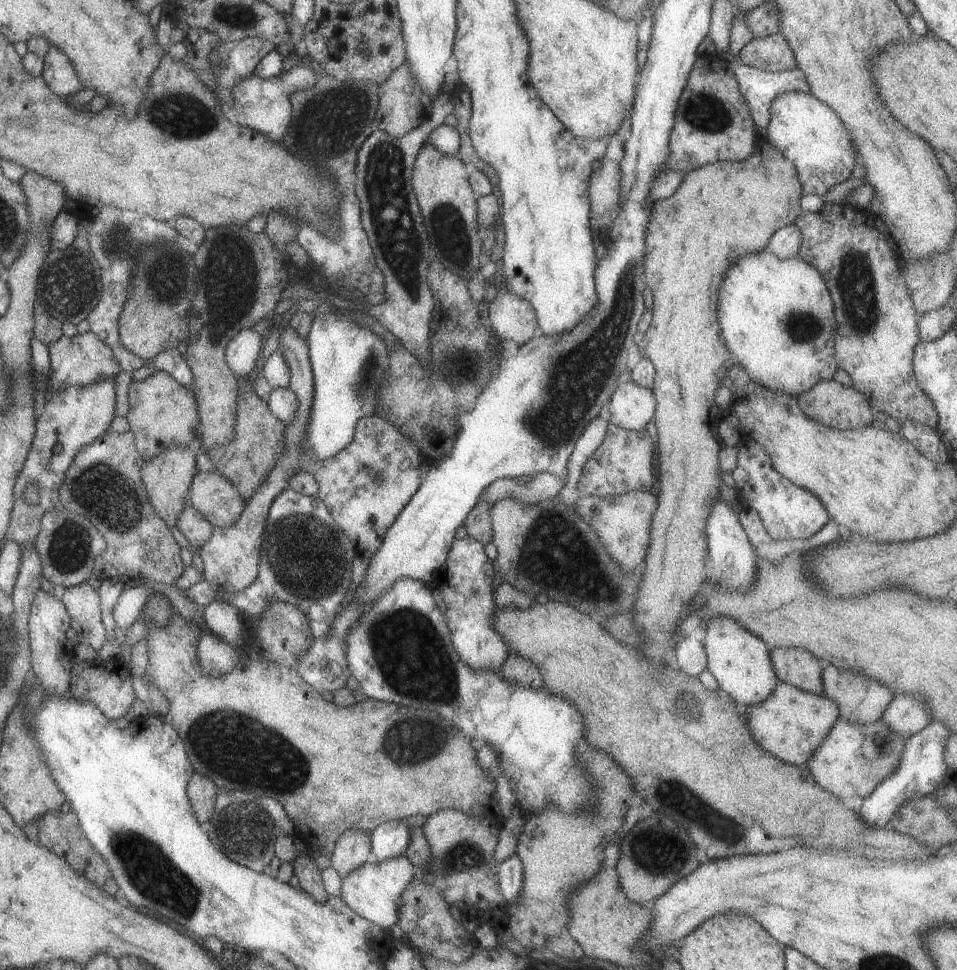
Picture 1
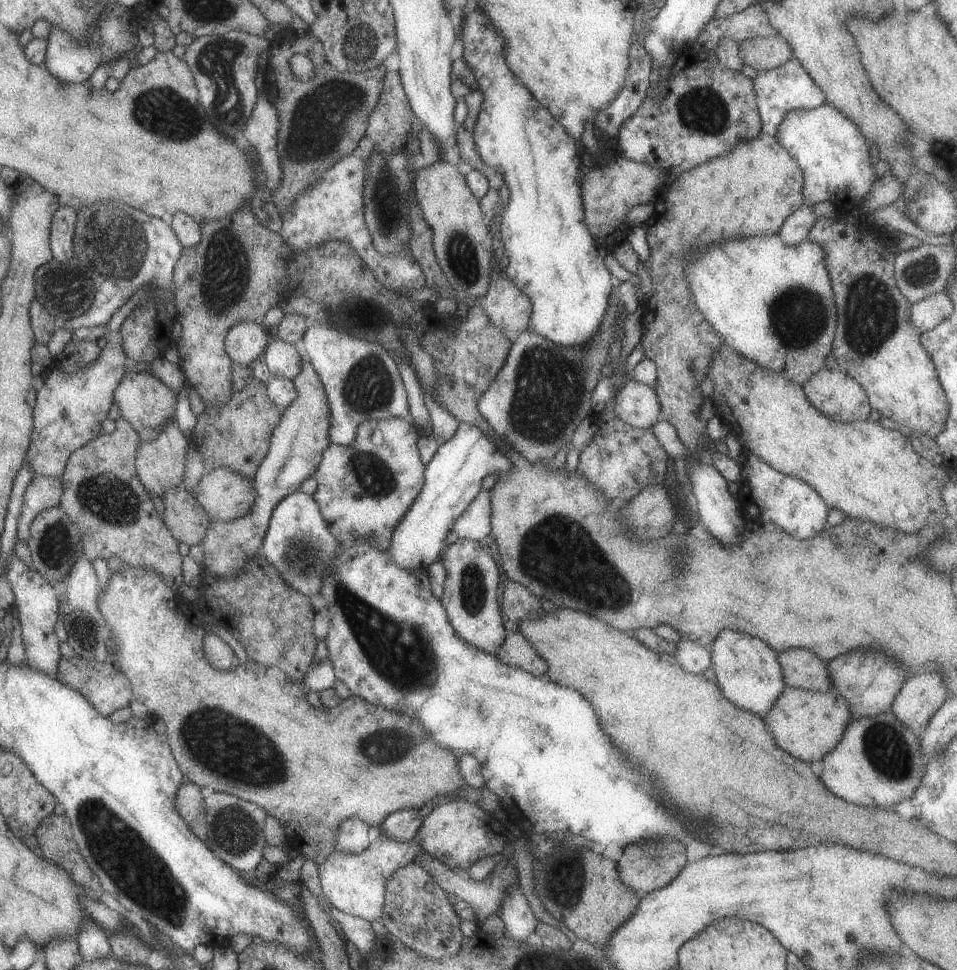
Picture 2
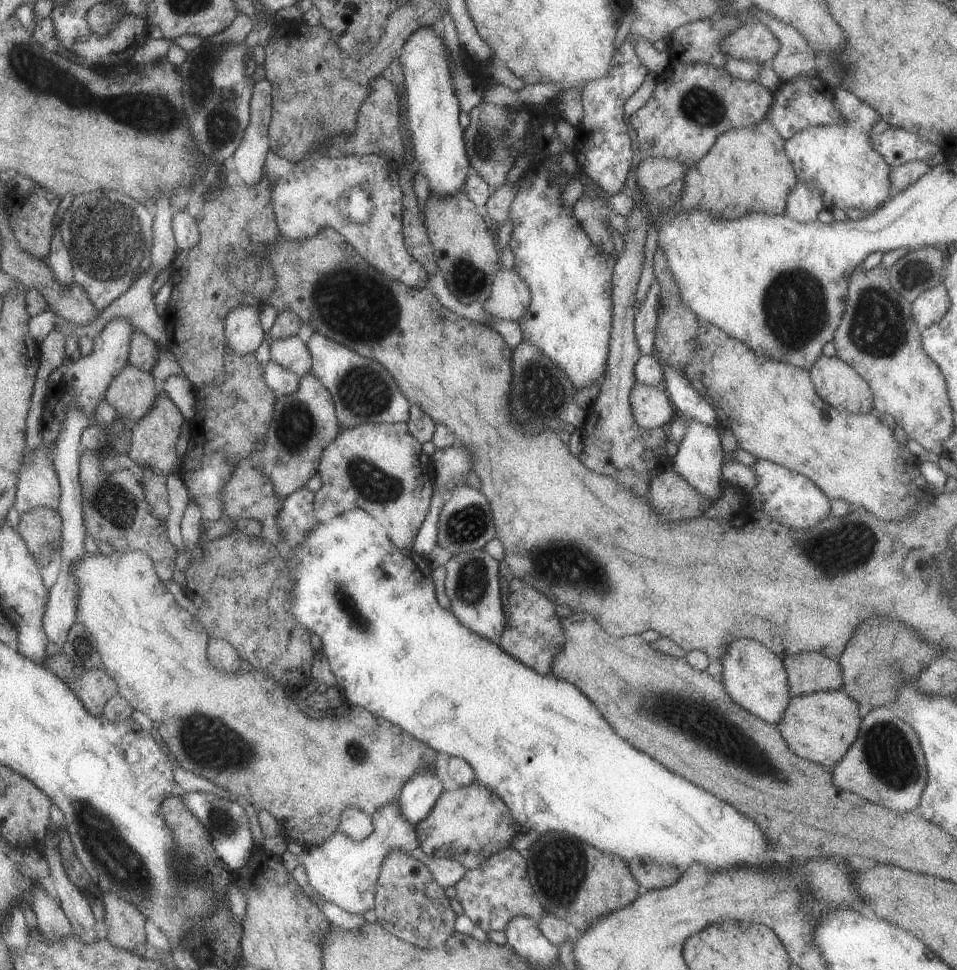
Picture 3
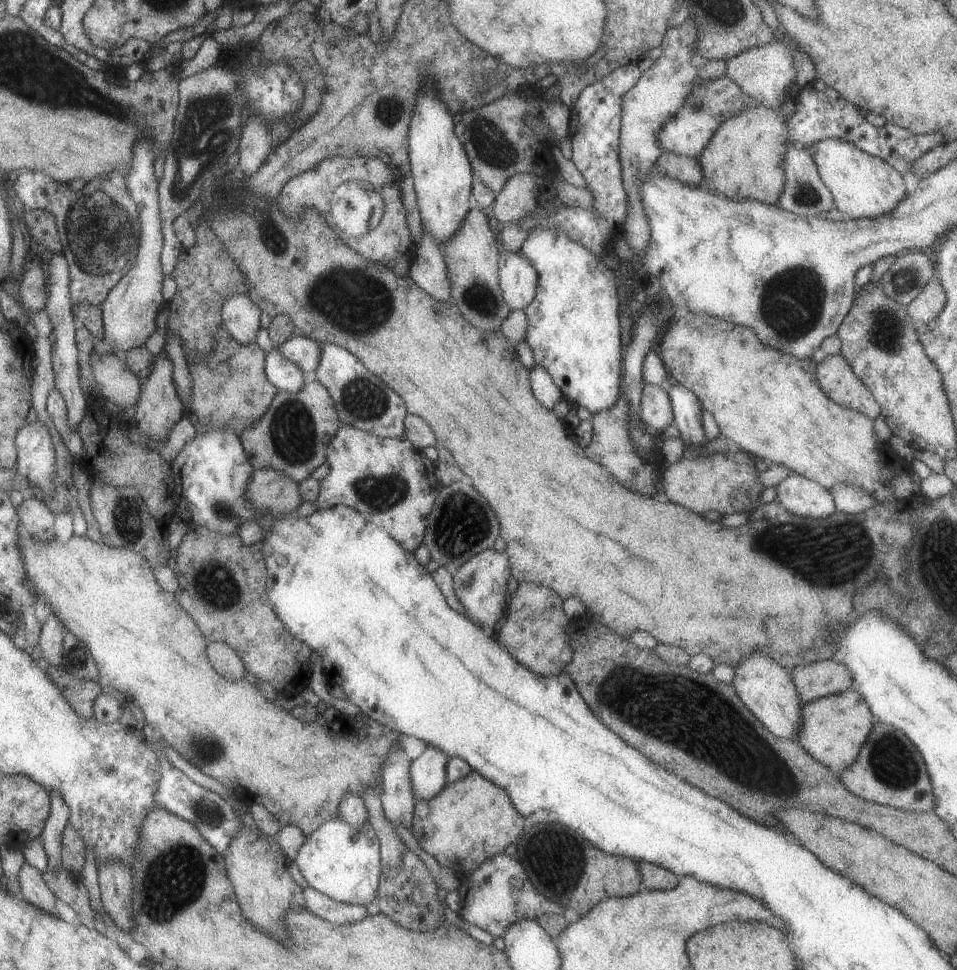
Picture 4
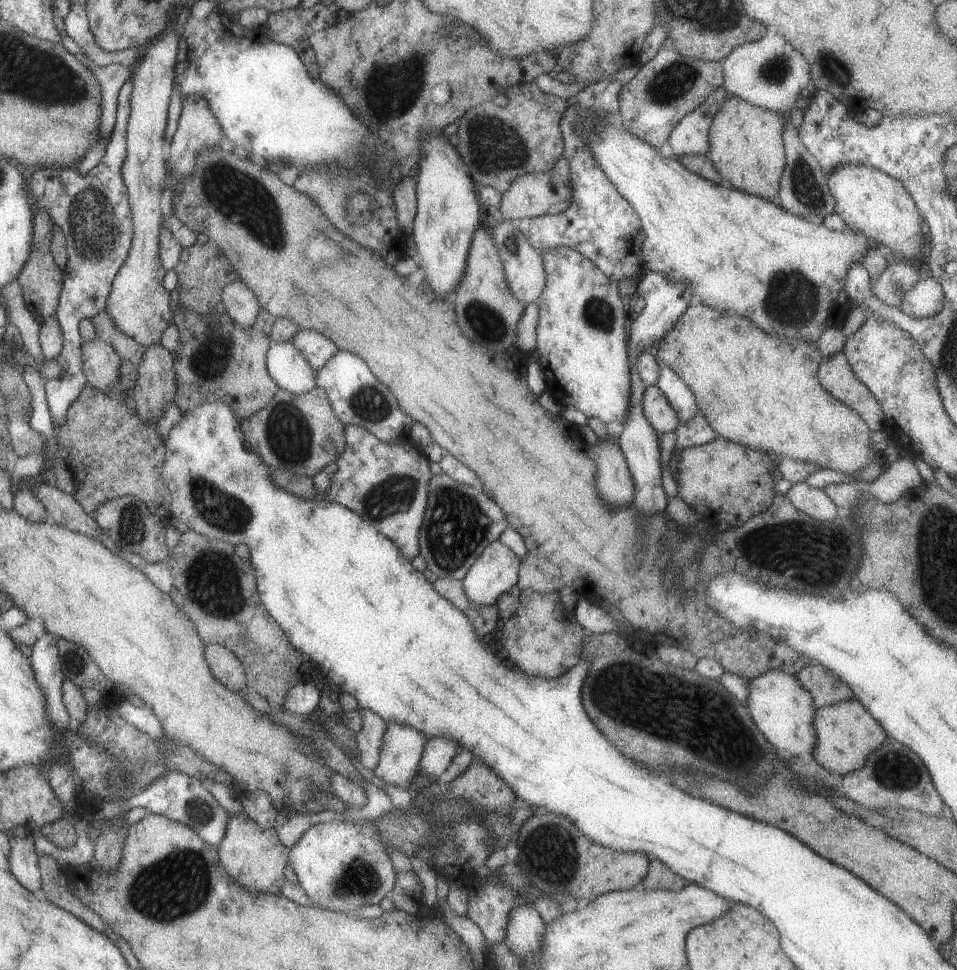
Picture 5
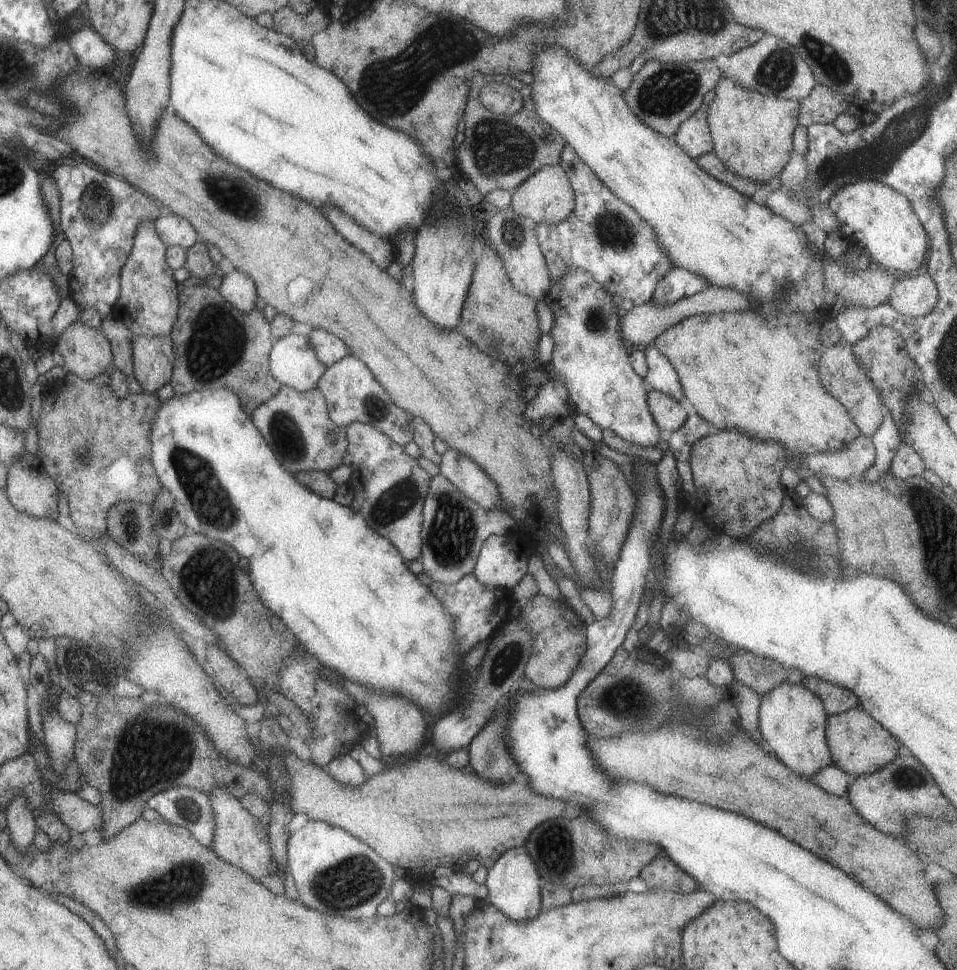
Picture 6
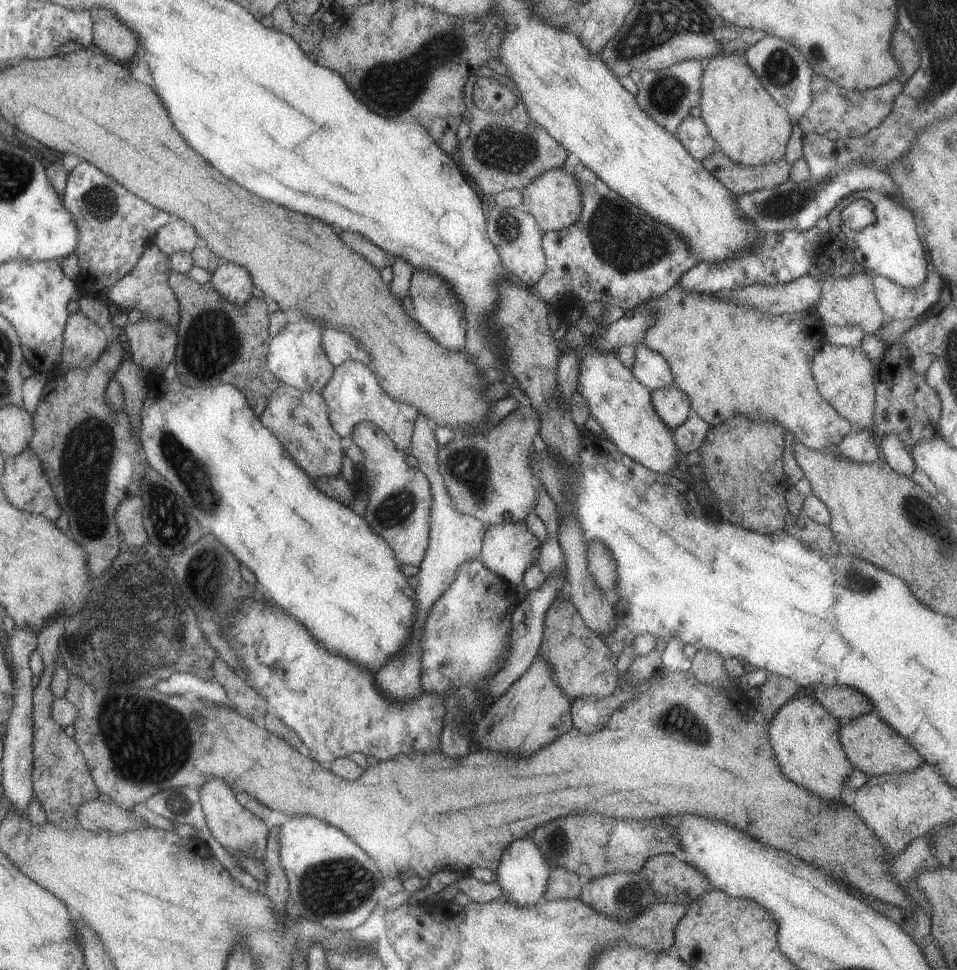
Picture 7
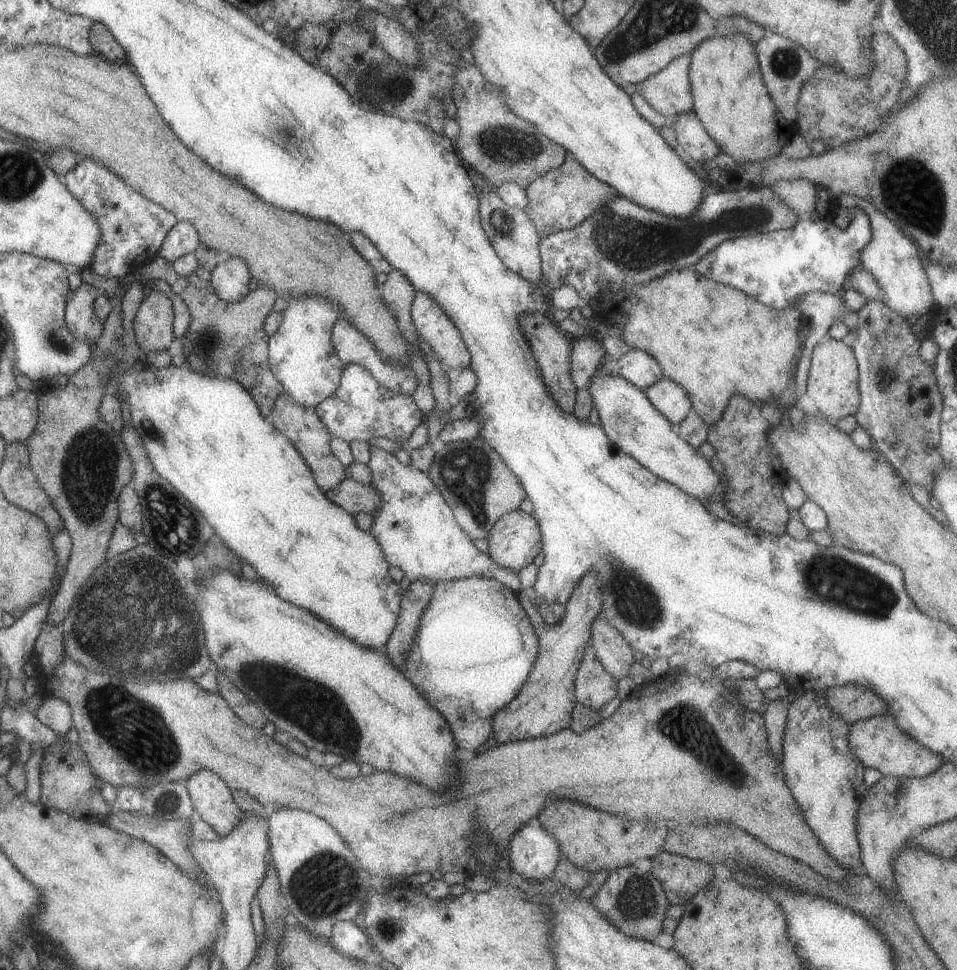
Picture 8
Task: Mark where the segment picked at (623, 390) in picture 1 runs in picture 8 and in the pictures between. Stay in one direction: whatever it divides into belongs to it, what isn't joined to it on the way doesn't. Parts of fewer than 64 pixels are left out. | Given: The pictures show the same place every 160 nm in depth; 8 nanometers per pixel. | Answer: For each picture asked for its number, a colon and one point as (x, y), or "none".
2: (635, 403)
3: (651, 407)
4: (655, 410)
5: (657, 411)
6: (668, 414)
7: (672, 406)
8: (669, 399)

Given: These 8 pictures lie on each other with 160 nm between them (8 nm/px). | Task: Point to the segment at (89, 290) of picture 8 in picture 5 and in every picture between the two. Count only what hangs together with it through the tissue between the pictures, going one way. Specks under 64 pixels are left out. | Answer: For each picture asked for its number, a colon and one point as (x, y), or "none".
5: (100, 363)
6: (85, 352)
7: (83, 341)

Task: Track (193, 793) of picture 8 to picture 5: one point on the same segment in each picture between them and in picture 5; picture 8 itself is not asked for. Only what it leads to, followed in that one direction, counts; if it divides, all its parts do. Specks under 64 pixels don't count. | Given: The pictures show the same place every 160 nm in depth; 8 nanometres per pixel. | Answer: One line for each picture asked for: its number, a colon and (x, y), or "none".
5: (254, 858)
6: (239, 839)
7: (237, 830)

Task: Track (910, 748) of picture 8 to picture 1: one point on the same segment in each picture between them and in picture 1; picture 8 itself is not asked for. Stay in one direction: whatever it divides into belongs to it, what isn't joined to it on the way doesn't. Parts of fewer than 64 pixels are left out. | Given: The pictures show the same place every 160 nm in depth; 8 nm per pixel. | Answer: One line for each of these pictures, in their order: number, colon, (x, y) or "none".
1: (790, 723)
2: (807, 724)
3: (820, 726)
4: (832, 728)
5: (846, 734)
6: (858, 745)
7: (871, 746)

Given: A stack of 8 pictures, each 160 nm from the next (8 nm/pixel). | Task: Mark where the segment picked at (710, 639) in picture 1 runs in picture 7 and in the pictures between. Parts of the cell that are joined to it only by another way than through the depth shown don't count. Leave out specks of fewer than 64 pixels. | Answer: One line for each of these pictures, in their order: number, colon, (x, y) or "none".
2: (746, 670)
3: (755, 679)
4: (765, 688)
5: (783, 711)
6: (791, 720)
7: (804, 735)

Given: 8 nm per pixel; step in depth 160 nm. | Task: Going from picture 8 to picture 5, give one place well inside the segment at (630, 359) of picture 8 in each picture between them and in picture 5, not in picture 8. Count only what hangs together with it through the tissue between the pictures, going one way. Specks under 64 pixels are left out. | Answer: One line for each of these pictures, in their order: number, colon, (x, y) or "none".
5: (679, 396)
6: (660, 376)
7: (650, 369)

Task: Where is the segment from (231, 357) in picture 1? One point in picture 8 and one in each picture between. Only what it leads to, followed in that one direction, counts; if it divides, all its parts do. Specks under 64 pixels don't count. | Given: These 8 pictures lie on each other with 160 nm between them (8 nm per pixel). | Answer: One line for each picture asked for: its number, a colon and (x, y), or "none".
2: (244, 342)
3: (242, 331)
4: (240, 317)
5: (242, 307)
6: (235, 288)
7: (233, 284)
8: (230, 279)

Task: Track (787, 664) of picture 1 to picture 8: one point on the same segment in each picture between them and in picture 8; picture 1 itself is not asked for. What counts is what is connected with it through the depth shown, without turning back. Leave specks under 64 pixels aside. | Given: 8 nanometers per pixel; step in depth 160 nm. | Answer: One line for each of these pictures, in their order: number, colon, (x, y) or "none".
2: (801, 668)
3: (809, 672)
4: (824, 677)
5: (825, 689)
6: (835, 699)
7: (844, 703)
8: (851, 702)

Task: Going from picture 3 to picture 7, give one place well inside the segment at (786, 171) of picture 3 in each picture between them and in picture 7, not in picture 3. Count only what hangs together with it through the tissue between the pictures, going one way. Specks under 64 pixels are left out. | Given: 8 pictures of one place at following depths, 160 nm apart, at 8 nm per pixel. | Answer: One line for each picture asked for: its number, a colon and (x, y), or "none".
4: (744, 159)
5: (746, 148)
6: (751, 133)
7: (749, 127)

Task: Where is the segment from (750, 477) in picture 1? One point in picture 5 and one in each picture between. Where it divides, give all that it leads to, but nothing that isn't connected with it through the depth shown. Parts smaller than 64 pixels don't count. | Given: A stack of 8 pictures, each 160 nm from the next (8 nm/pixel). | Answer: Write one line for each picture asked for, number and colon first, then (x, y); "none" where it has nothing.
2: (791, 504)
3: (788, 497)
4: (796, 494)
5: (812, 501)

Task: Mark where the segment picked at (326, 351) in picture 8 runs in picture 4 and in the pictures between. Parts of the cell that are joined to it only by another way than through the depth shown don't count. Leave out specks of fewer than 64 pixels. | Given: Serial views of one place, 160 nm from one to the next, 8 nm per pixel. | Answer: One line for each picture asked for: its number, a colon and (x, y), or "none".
4: (284, 375)
5: (288, 369)
6: (291, 361)
7: (295, 356)

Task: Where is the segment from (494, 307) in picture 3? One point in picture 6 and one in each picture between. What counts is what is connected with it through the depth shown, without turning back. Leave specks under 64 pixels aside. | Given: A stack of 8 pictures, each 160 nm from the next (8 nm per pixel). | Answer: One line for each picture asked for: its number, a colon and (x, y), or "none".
4: (517, 280)
5: (522, 264)
6: (511, 237)

